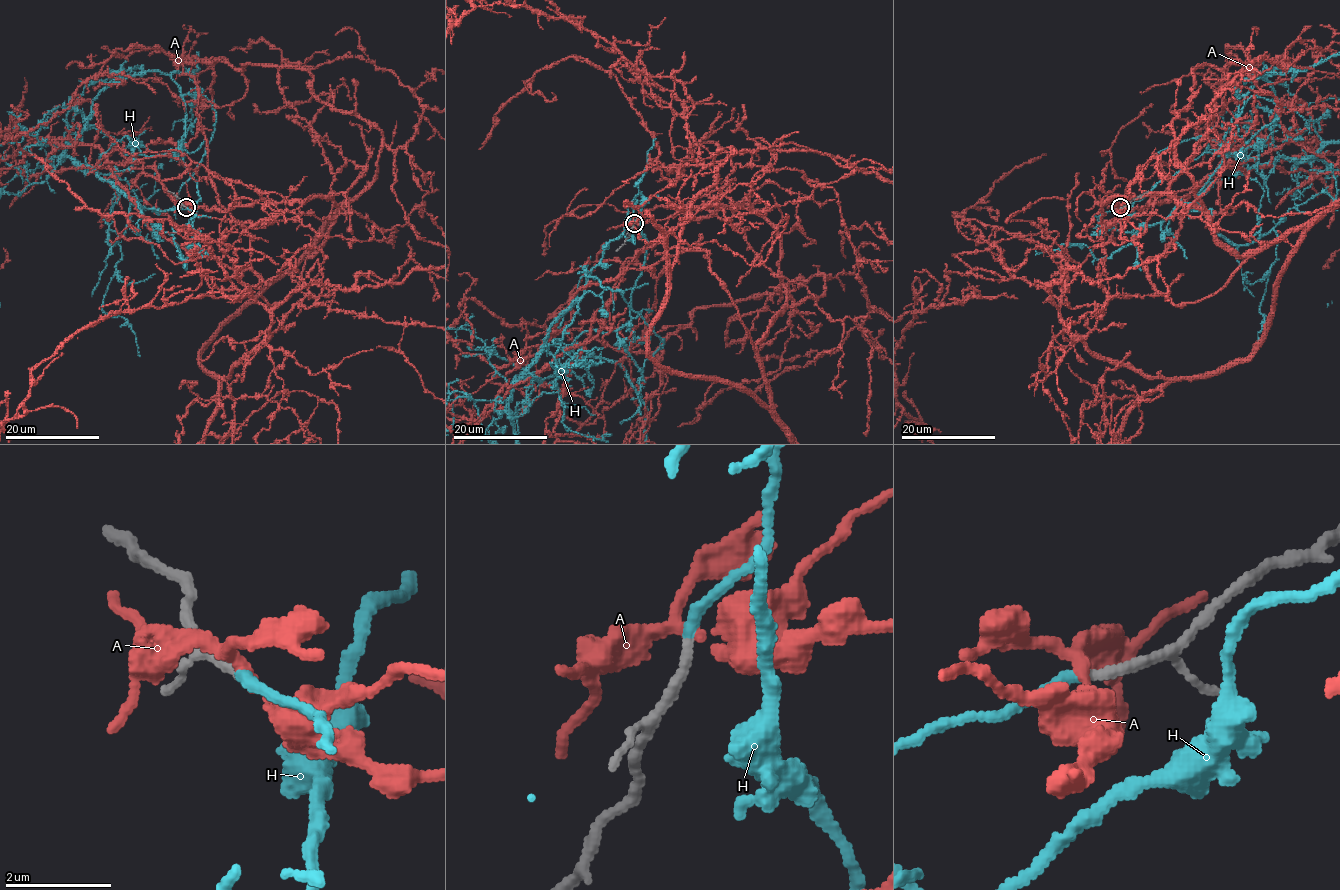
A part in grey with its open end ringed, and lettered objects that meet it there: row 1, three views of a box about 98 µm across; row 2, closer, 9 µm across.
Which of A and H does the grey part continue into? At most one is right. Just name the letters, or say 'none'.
H

